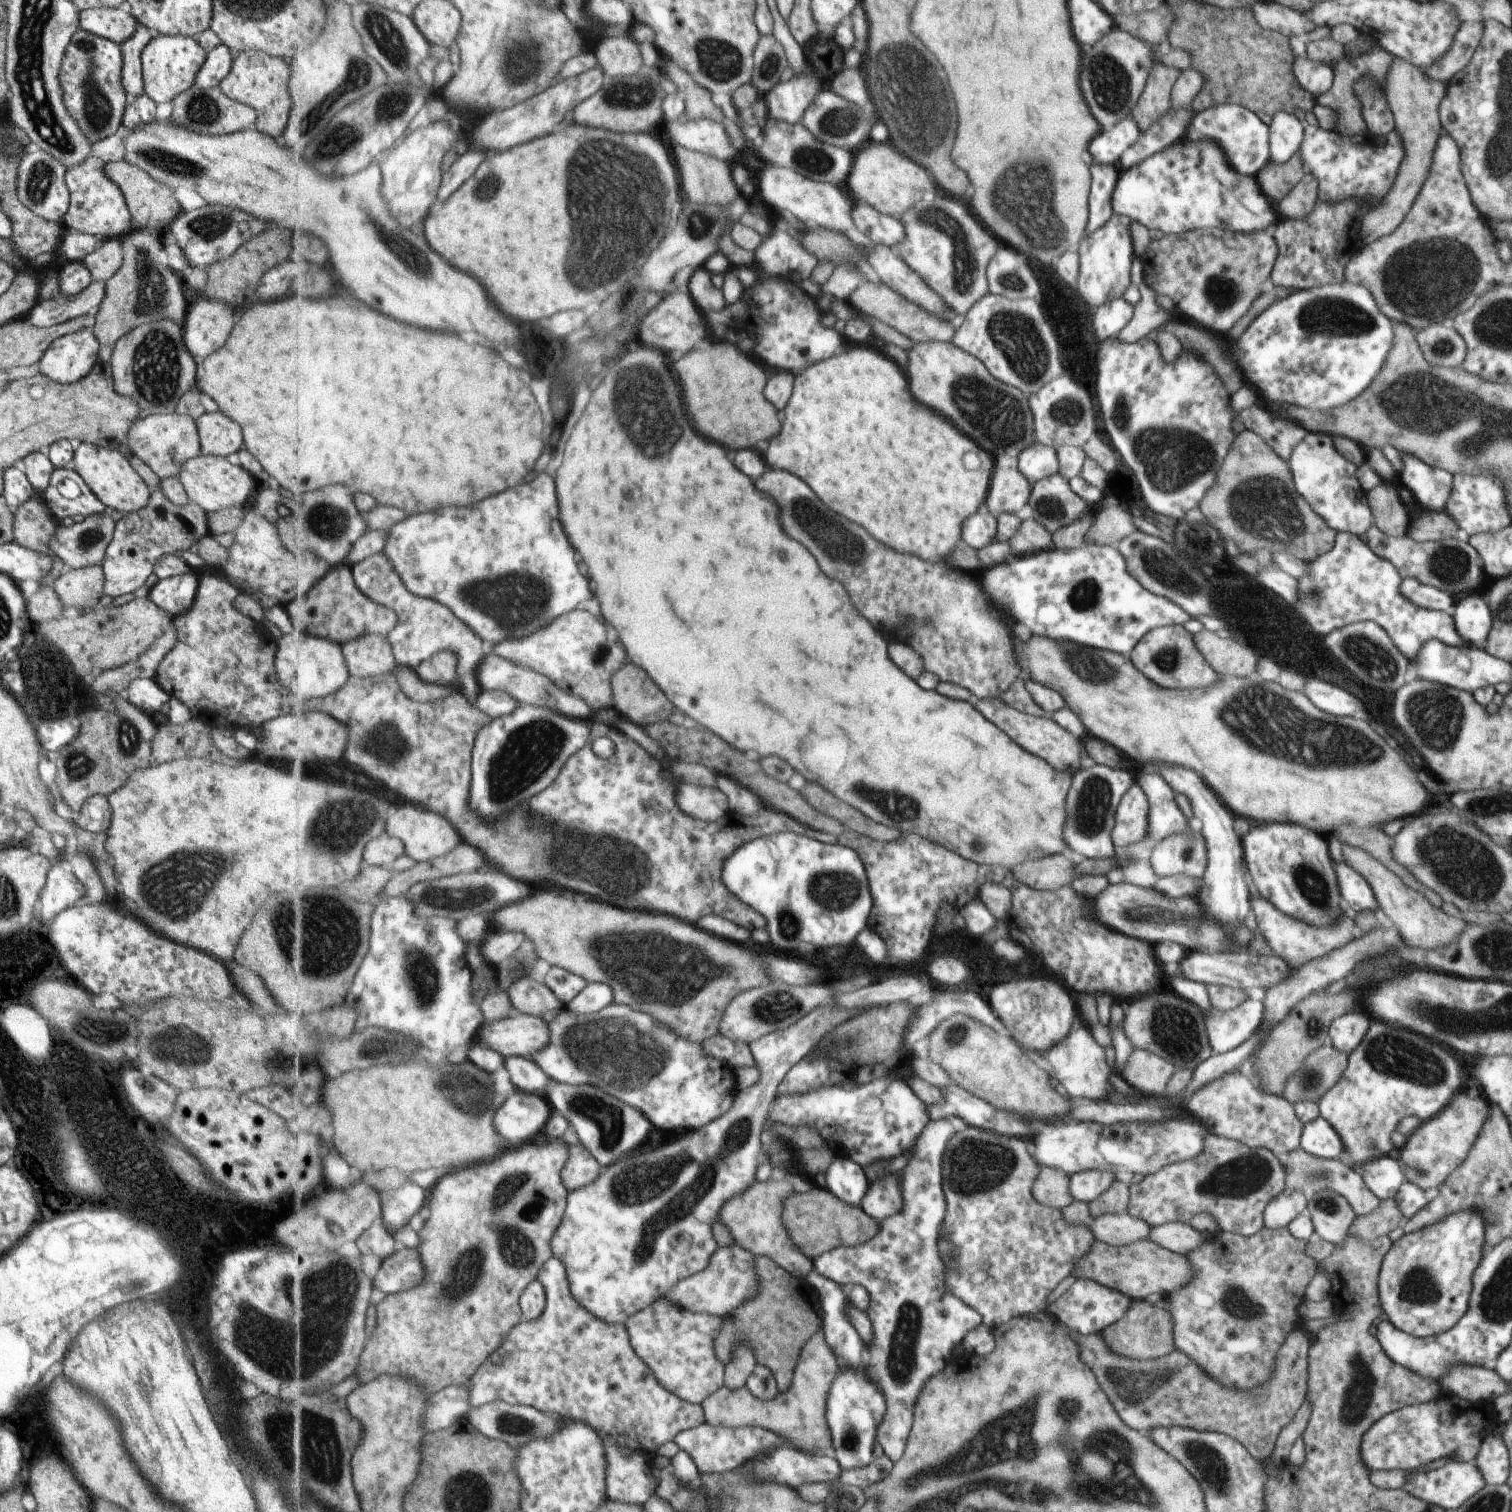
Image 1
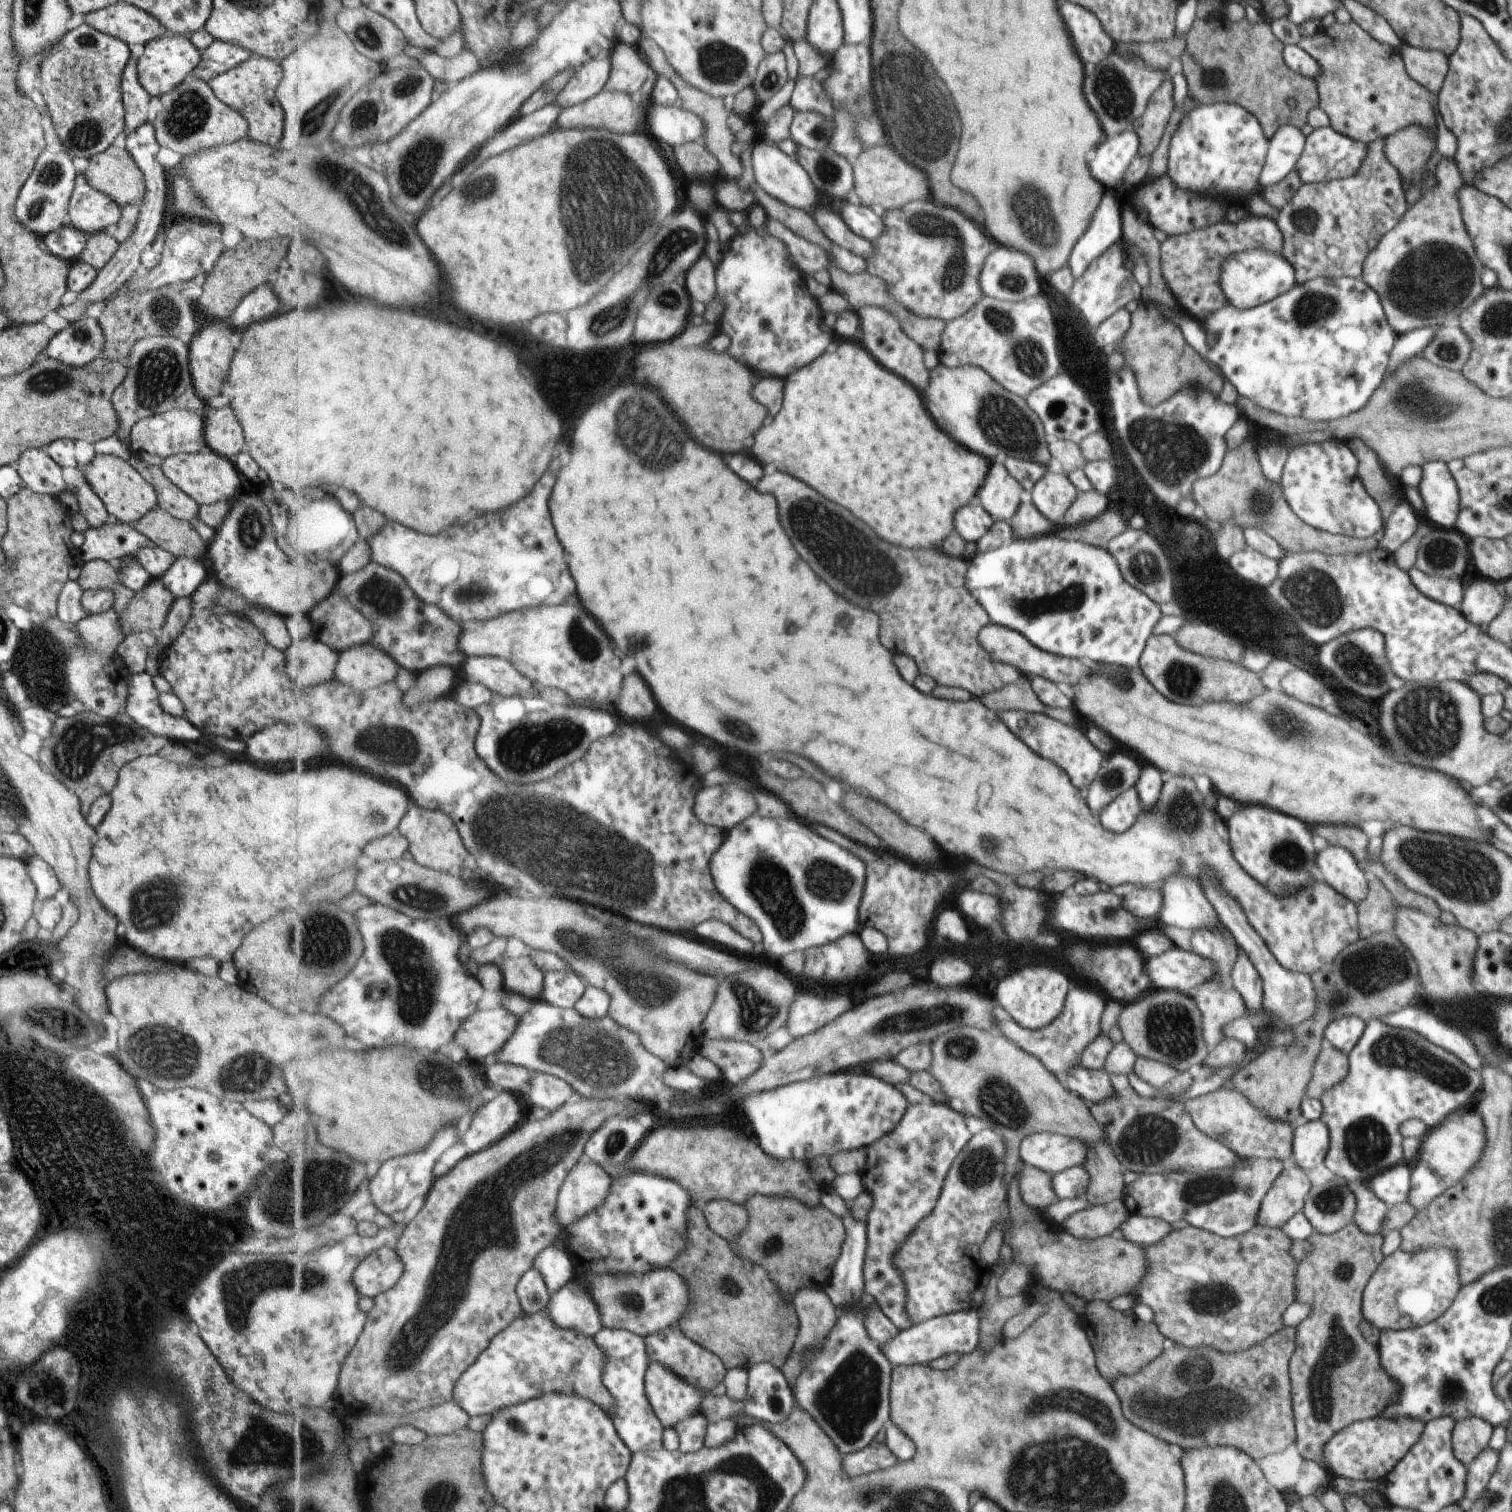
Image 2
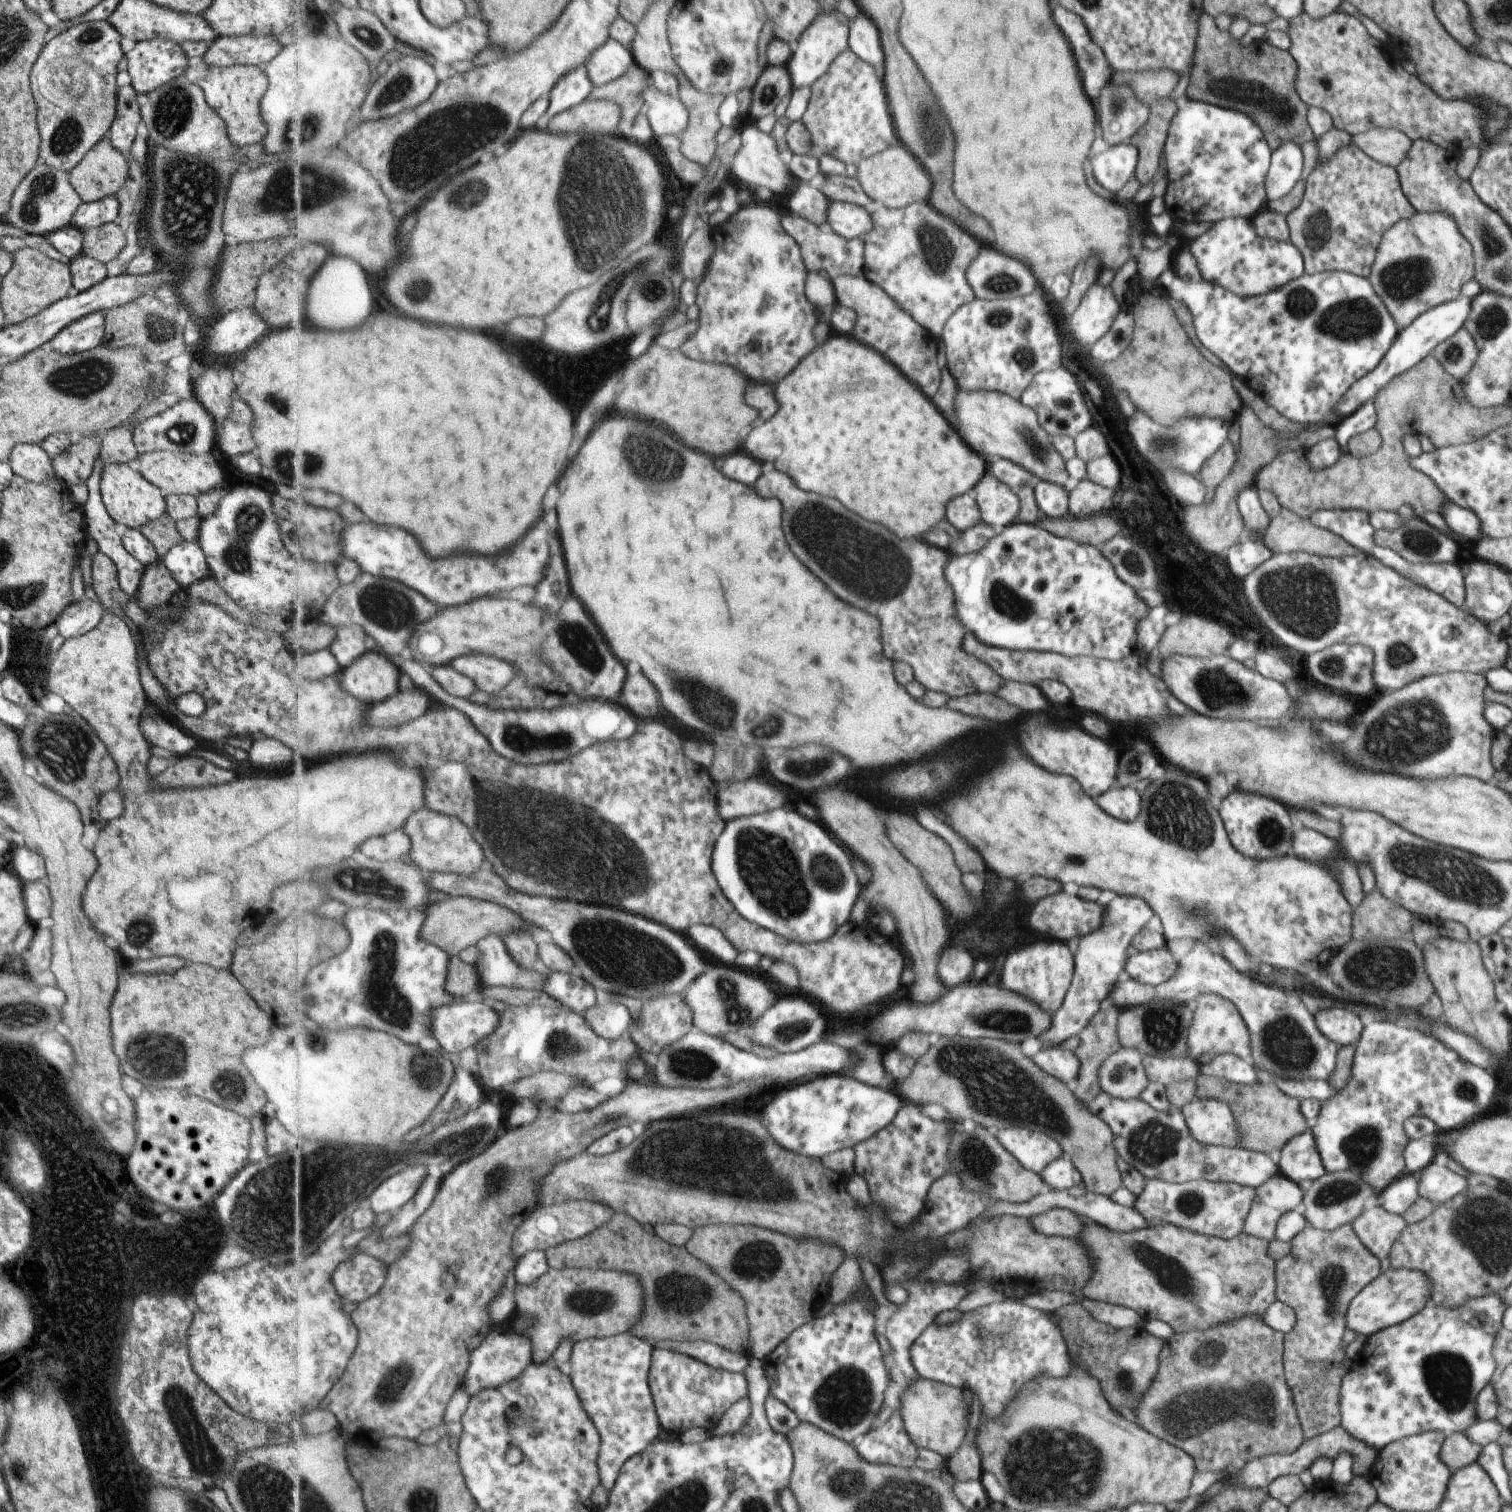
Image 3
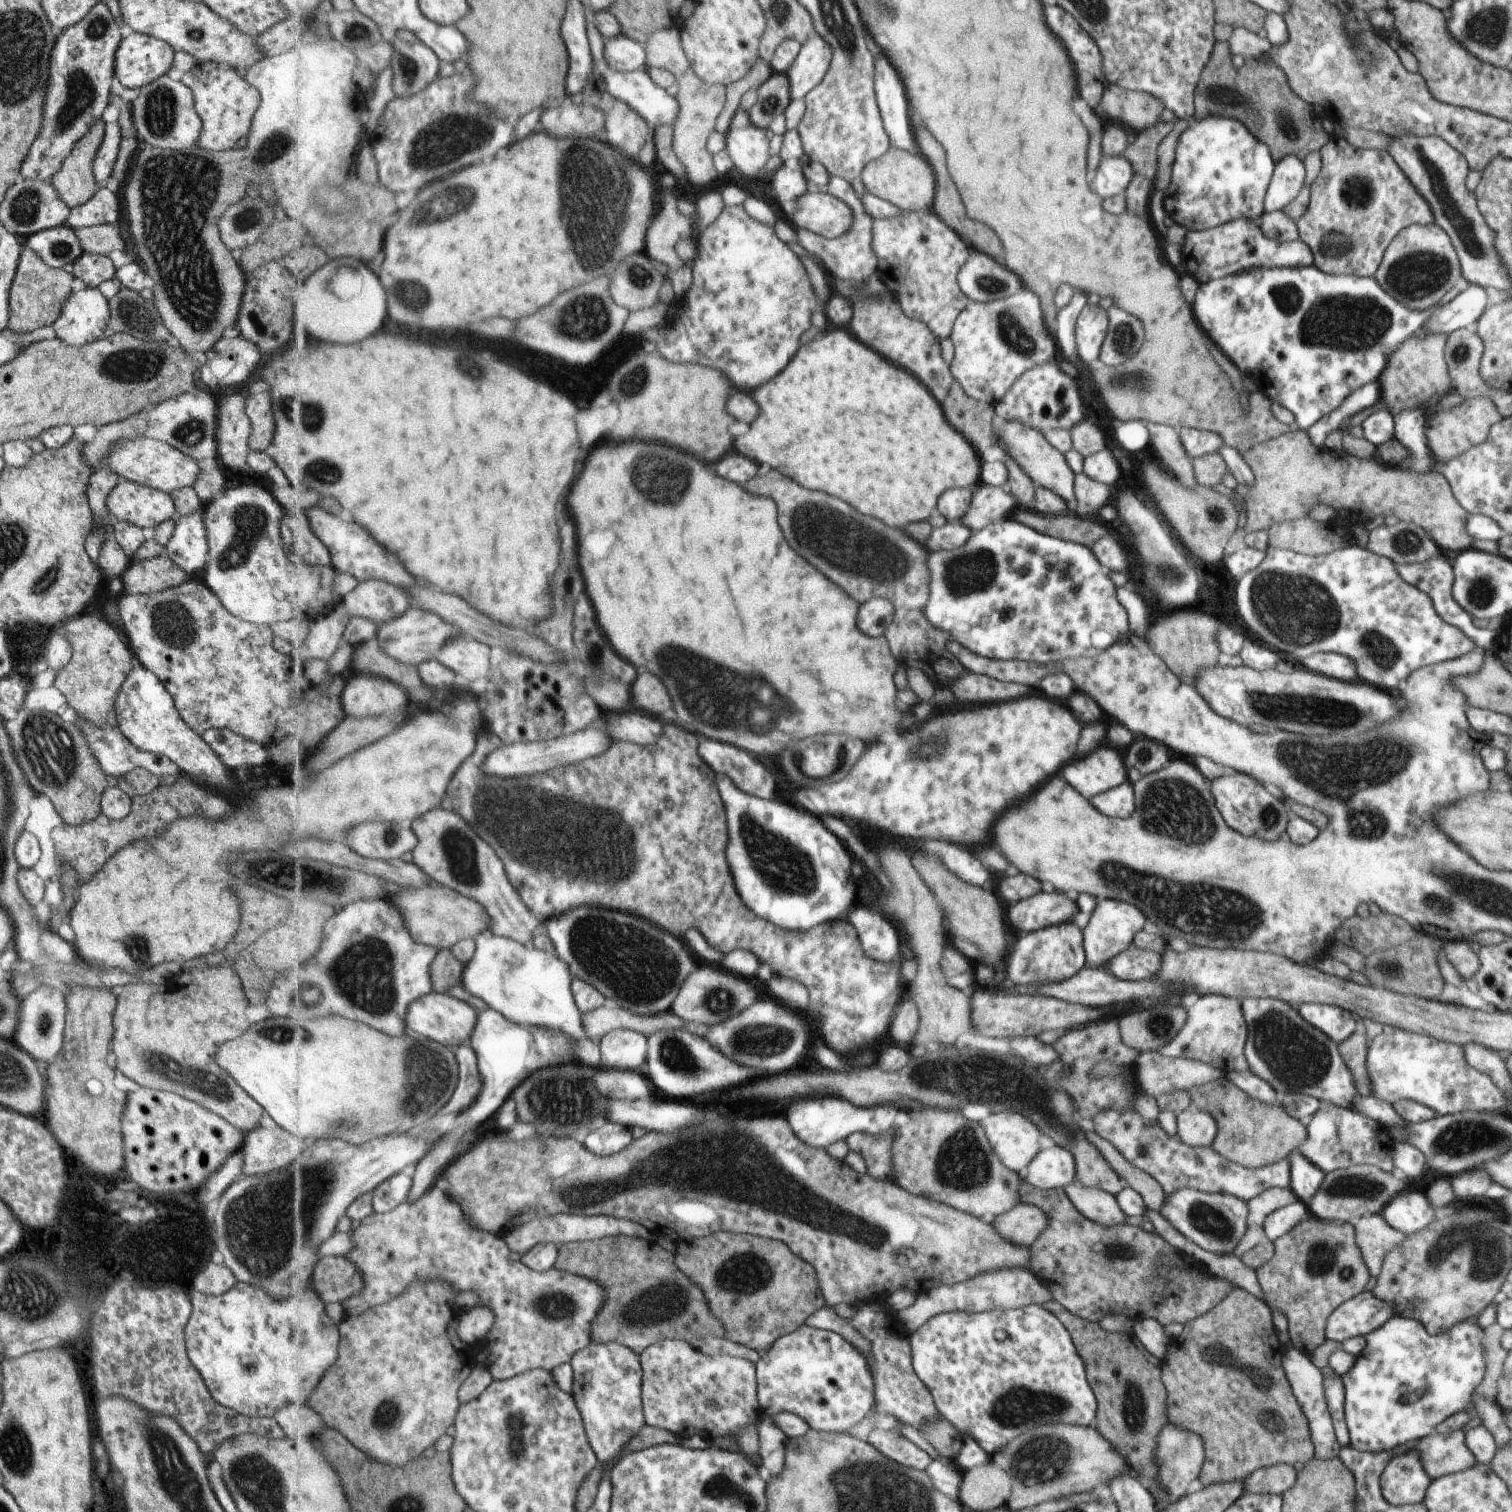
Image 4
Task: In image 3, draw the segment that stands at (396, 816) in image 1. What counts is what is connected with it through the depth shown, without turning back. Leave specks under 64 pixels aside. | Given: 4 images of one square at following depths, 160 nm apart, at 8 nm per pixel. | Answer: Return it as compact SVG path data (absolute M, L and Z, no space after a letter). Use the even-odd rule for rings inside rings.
M425 806L409 817L403 829L412 839L412 849L409 854L411 860L425 872L471 876L484 869L487 862L484 847L477 842L472 830L460 818Z

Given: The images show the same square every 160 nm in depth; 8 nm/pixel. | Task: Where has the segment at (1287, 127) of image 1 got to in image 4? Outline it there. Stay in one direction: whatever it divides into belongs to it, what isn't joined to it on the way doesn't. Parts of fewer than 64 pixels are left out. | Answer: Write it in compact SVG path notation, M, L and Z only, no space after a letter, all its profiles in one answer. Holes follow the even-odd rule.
M1294 154L1281 158L1276 164L1271 182L1265 193L1266 213L1281 211L1291 202L1304 185L1304 164Z

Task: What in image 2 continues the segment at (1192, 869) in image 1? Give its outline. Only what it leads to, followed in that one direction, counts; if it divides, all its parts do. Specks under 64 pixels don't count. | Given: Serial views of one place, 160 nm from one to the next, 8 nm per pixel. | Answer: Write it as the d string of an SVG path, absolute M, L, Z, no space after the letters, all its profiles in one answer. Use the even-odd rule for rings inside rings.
M1173 873L1161 888L1163 906L1157 916L1160 926L1176 926L1191 931L1197 927L1211 927L1218 931L1225 929L1219 924L1213 907L1193 877Z

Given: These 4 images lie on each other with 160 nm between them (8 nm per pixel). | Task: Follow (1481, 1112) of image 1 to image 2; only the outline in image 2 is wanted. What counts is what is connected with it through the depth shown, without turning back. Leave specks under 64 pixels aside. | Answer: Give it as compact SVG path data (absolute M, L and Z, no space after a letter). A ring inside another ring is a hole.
M1471 1107L1471 1110L1461 1110L1460 1113L1449 1114L1447 1120L1441 1125L1428 1128L1425 1136L1420 1139L1416 1158L1425 1162L1440 1178L1455 1182L1460 1180L1464 1174L1476 1166L1480 1161L1480 1154L1487 1148L1487 1134L1480 1114Z

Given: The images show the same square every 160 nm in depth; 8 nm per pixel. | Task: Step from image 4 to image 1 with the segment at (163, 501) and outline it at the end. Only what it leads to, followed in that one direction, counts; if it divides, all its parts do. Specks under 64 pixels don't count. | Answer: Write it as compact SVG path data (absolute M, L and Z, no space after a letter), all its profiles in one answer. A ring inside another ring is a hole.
M78 442L73 446L72 469L82 478L89 490L108 510L115 509L123 514L142 509L150 493L145 482L129 465L127 455L109 447L97 446L88 442Z

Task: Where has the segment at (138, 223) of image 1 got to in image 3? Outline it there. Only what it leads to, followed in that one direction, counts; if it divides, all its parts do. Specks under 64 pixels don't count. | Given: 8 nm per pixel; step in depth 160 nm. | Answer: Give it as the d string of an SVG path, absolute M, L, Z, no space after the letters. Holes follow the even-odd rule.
M107 136L85 152L85 156L68 171L69 186L81 202L91 202L114 196L123 186L127 174L127 159L113 150Z

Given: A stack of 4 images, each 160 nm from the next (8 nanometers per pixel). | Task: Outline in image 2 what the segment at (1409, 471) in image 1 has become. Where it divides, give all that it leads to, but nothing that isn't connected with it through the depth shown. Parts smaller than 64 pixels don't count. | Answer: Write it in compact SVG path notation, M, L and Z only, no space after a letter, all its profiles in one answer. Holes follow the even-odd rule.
M1429 461L1421 466L1418 487L1425 516L1443 529L1454 530L1458 513L1458 490L1446 462Z

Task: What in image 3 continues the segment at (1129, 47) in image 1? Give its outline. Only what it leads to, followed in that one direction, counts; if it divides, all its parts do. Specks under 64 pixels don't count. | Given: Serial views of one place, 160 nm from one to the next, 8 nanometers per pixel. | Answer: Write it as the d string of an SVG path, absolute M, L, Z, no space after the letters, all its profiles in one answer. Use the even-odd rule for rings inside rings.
M1112 82L1104 86L1092 106L1096 106L1102 138L1109 147L1129 143L1148 120L1150 113L1150 107L1145 106L1127 84Z

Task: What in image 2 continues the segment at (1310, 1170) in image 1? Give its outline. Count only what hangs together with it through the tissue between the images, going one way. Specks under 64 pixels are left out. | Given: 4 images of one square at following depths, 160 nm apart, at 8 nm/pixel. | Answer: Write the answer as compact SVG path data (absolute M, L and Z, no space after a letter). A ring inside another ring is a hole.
M1366 1182L1358 1185L1347 1184L1349 1190L1354 1194L1356 1199L1355 1217L1353 1222L1360 1227L1365 1234L1375 1234L1383 1232L1380 1230L1380 1224L1387 1212L1388 1207L1381 1199L1369 1190Z

